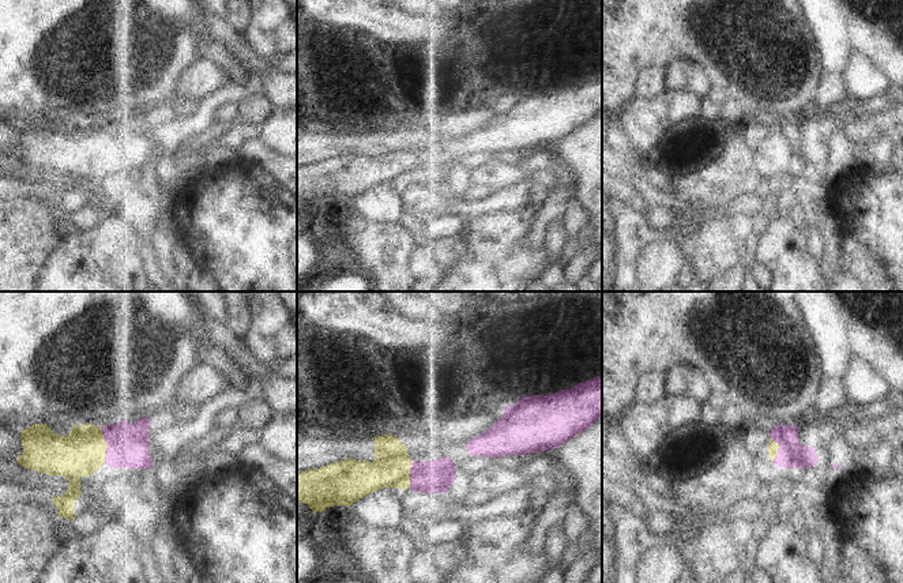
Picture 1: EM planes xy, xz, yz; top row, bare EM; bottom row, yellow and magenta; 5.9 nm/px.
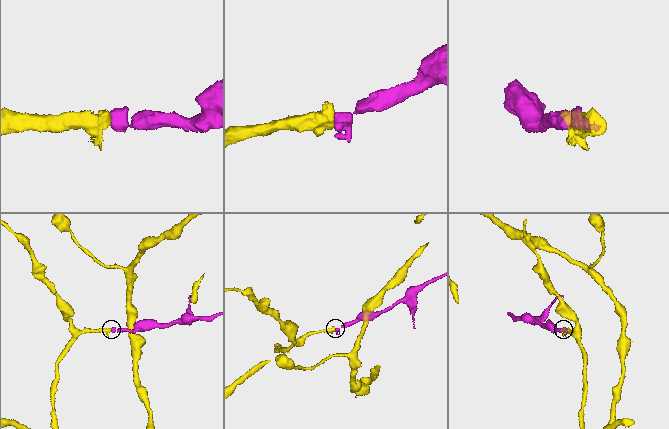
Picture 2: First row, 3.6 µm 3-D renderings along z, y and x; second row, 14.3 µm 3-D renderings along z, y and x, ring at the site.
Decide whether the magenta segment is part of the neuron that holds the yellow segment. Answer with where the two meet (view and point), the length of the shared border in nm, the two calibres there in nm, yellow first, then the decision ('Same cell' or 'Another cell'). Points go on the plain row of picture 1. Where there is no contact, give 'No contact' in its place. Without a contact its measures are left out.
Touches yellow at xy (106, 140). Shared border 200 nm. Thickness 260 nm (yellow) against 260 nm. Same cell.

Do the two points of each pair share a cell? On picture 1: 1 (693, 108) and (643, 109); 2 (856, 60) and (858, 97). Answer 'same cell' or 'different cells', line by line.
1: same cell
2: same cell

